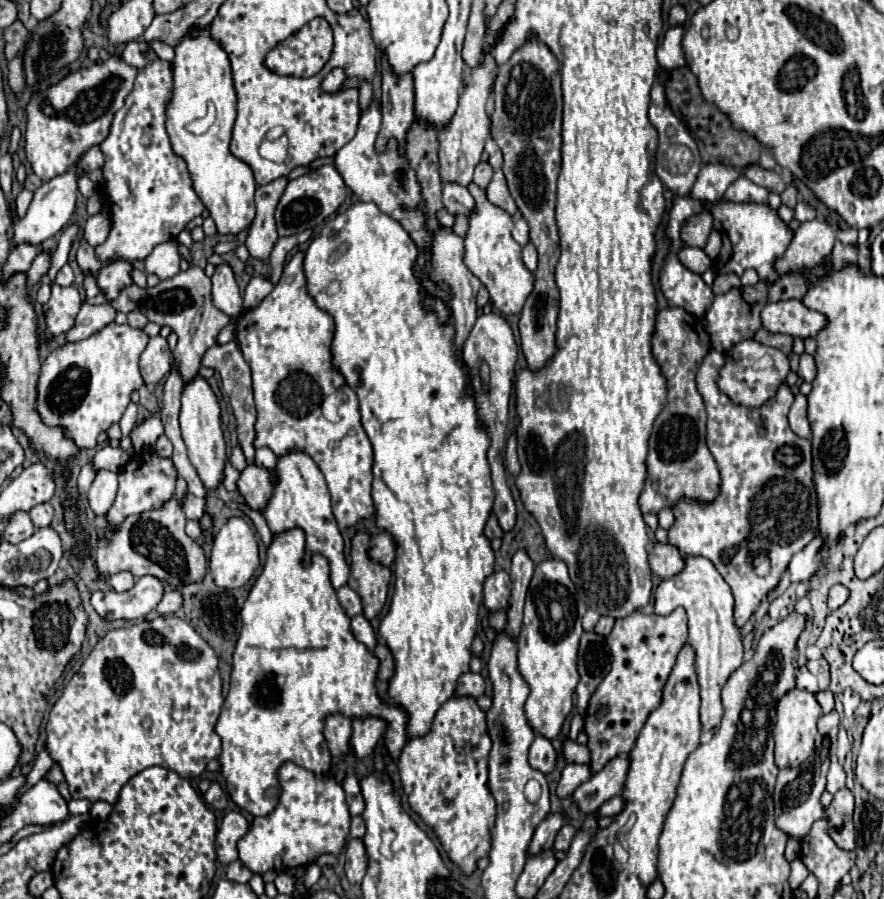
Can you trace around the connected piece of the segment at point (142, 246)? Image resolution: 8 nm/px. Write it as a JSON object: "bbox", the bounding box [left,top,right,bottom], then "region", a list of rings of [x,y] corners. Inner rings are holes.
{"bbox":[95,60,205,260],"region":[[[155,60],[155,64],[149,64],[143,68],[143,72],[137,74],[135,86],[125,98],[123,108],[115,114],[109,136],[101,142],[101,150],[105,154],[105,166],[103,166],[103,188],[107,198],[107,210],[111,216],[111,232],[105,244],[95,248],[97,258],[107,260],[113,256],[119,256],[123,260],[143,260],[155,244],[163,244],[169,240],[175,240],[177,234],[195,218],[199,216],[205,206],[199,200],[199,196],[193,190],[193,182],[187,170],[187,164],[181,156],[177,156],[171,148],[167,130],[165,130],[165,110],[171,102],[171,84],[173,76],[169,70],[169,62]]]}

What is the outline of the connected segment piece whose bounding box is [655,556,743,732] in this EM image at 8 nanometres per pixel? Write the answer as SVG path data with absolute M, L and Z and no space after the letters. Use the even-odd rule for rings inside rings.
M685 558L685 568L677 576L663 580L655 592L655 614L667 616L679 608L687 610L689 616L689 640L687 644L695 652L695 672L701 686L701 722L703 730L709 732L723 718L721 704L721 688L735 672L737 666L743 664L743 640L741 630L735 626L733 618L733 592L723 576L715 570L711 560L707 558Z

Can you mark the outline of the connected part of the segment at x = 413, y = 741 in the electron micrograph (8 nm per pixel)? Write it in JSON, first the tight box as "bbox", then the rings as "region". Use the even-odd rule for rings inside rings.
{"bbox":[397,698,497,876],"region":[[[451,698],[437,710],[431,730],[423,736],[407,738],[401,756],[397,758],[397,768],[411,810],[415,810],[421,816],[421,820],[435,832],[451,862],[465,876],[471,876],[477,868],[477,862],[485,858],[491,850],[491,828],[495,824],[497,806],[487,786],[489,750],[491,750],[491,740],[487,736],[485,712],[477,706],[473,698]]]}

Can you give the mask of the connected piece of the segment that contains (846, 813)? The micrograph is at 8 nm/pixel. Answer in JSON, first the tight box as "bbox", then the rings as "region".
{"bbox":[825,788,855,850],"region":[[[841,788],[831,806],[825,812],[829,820],[829,836],[843,850],[855,850],[855,826],[853,826],[853,794]]]}

